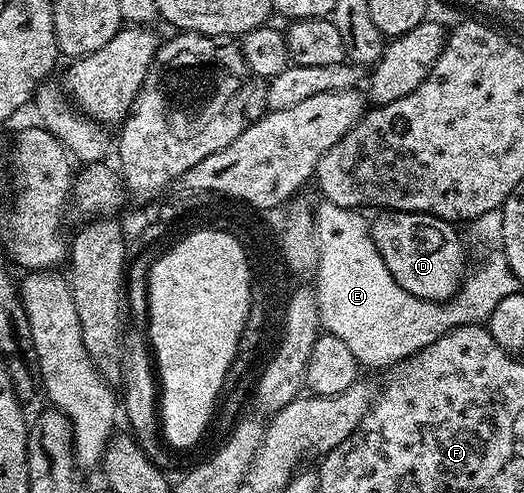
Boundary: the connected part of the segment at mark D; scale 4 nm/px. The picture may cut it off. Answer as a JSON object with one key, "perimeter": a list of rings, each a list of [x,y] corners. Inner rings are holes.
{"perimeter":[[[389,210],[380,212],[376,219],[373,217],[370,225],[372,239],[382,260],[386,260],[386,268],[390,268],[390,276],[394,276],[394,280],[398,280],[398,284],[406,288],[406,292],[418,296],[423,302],[441,304],[456,297],[466,271],[464,271],[464,246],[460,243],[459,232],[456,231],[459,229],[453,223],[433,214],[419,214],[409,210]]]}

